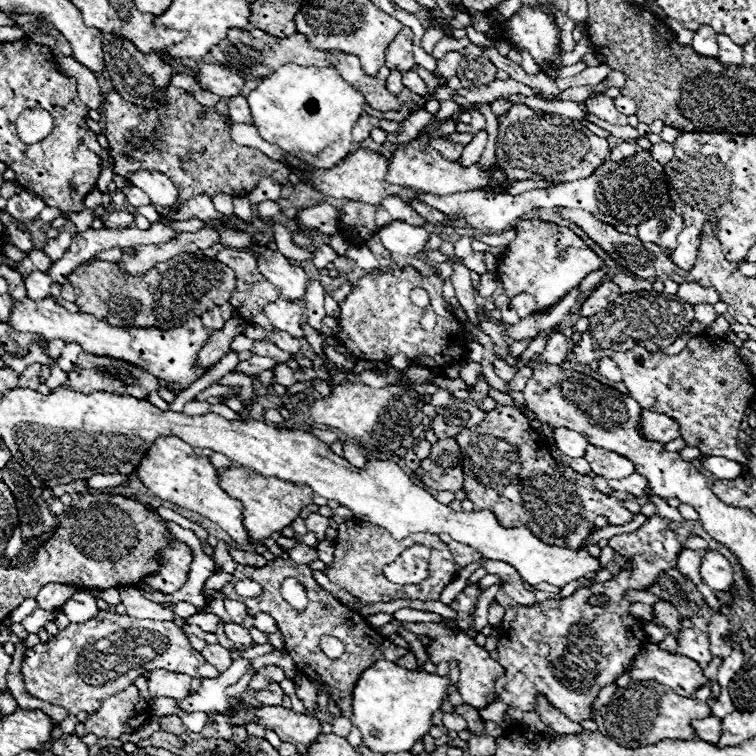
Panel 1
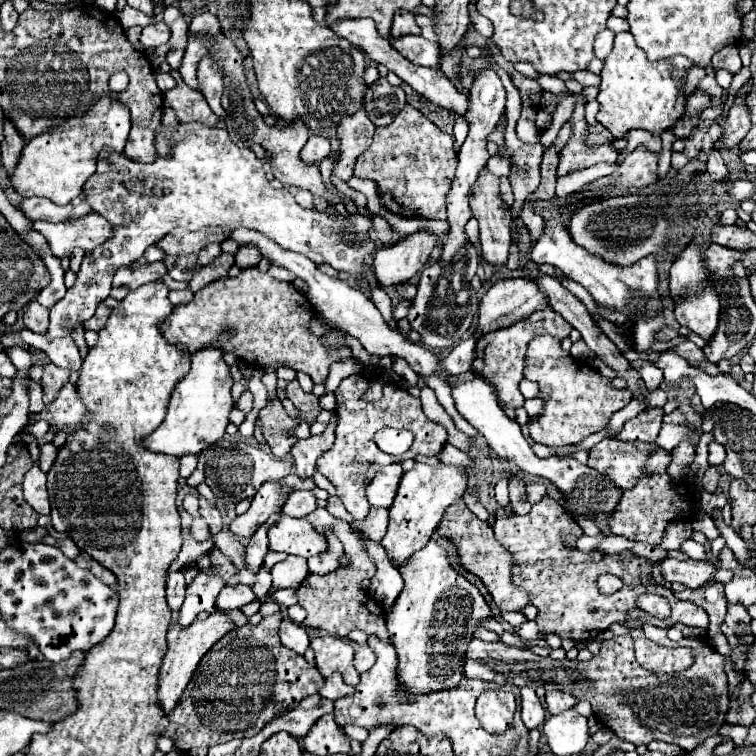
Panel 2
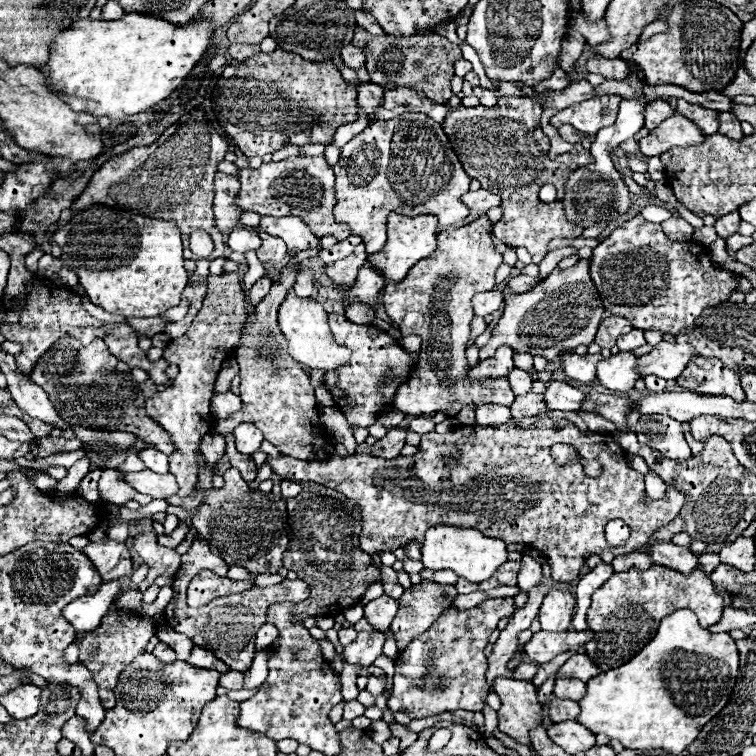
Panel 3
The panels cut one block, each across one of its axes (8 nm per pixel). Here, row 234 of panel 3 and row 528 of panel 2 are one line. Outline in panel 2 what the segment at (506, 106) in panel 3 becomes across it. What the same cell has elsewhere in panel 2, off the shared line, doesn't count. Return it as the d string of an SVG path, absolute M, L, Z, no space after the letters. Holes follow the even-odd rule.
M546 496L542 502L534 504L530 514L518 516L514 512L506 512L504 508L498 508L496 512L496 524L494 534L496 540L512 554L512 582L514 586L522 588L530 596L530 604L538 608L536 624L540 634L558 634L560 638L570 638L576 642L595 639L598 632L604 632L614 622L630 622L630 620L642 620L642 624L651 623L660 628L669 628L679 622L687 626L708 628L708 614L692 604L690 601L676 600L671 589L664 586L642 586L641 576L638 576L638 566L644 562L650 562L646 558L632 558L630 562L618 562L616 558L626 556L626 552L608 556L598 550L594 552L580 552L576 548L568 548L562 542L560 532L570 532L574 536L582 536L582 530L578 524L570 520L570 516L564 512L564 508ZM610 572L622 578L624 586L612 596L604 596L598 592L596 580L600 574ZM642 592L654 592L662 594L671 602L670 618L658 620L642 610L636 610L636 598Z

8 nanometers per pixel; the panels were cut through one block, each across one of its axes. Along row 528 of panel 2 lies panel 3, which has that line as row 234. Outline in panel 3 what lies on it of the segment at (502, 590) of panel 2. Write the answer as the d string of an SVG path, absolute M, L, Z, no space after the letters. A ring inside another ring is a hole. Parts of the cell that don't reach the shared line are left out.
M488 216L474 220L462 228L442 230L438 236L438 248L428 258L410 268L406 280L398 284L386 284L384 306L400 332L418 334L422 338L420 358L414 368L414 378L400 386L394 396L394 408L410 414L434 414L444 412L456 416L464 406L472 404L480 408L484 404L510 406L516 398L506 378L496 380L468 380L466 346L470 338L470 322L474 318L472 298L478 292L494 288L494 272L502 264L502 254L496 252L492 242L492 228Z

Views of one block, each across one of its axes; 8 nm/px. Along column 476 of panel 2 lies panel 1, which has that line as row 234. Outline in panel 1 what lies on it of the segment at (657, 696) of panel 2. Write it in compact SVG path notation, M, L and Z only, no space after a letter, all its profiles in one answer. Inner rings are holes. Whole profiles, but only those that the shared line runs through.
M666 206L660 210L658 216L650 218L638 226L638 236L644 242L660 244L660 248L664 248L664 252L672 254L676 250L676 238L682 232L682 228L684 228L682 216L676 214L670 206Z

